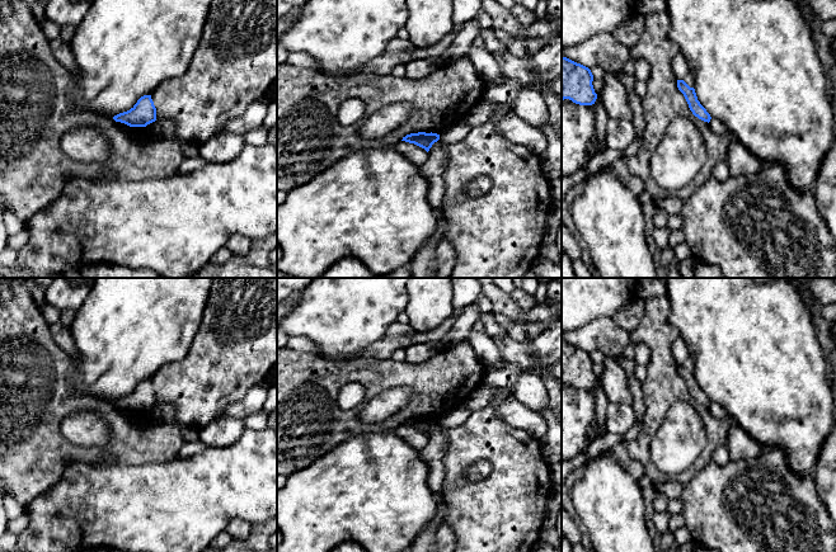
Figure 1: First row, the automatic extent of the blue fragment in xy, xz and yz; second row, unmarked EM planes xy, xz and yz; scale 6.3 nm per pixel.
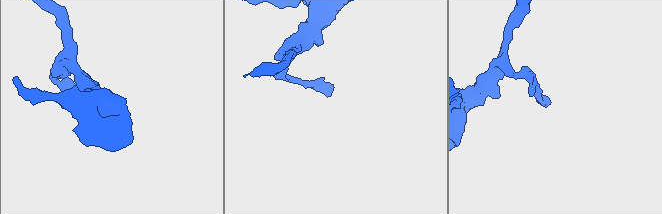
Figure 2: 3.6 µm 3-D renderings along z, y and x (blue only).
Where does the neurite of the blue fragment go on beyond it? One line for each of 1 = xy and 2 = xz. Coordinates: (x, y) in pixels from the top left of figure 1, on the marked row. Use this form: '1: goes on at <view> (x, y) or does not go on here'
1: does not go on here
2: does not go on here

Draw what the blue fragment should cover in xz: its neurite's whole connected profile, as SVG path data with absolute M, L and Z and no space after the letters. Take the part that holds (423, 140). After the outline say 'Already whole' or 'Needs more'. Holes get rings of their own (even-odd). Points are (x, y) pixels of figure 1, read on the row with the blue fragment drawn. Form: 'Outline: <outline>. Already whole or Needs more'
Outline: M418 132L418 133L407 135L405 137L403 137L401 141L414 143L428 152L432 145L438 140L440 140L440 135L437 133Z. Already whole

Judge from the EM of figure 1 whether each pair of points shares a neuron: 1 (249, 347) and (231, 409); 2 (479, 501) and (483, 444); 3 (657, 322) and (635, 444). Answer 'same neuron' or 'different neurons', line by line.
1: different neurons
2: same neuron
3: same neuron

